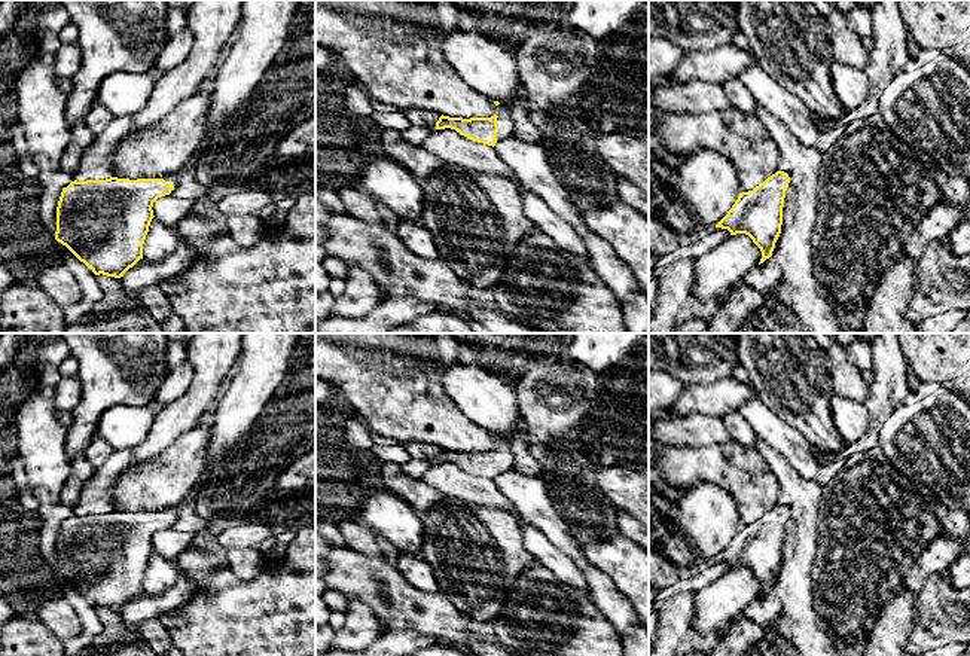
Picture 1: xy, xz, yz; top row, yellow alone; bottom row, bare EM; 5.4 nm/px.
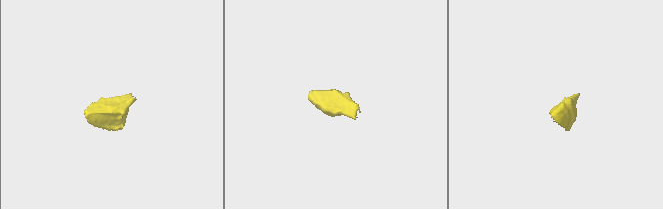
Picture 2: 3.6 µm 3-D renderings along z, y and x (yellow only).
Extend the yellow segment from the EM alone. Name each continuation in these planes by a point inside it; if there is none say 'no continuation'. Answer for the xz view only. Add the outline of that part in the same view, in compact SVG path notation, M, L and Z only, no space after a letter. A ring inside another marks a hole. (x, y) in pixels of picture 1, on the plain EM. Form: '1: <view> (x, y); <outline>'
1: xz (506, 461); M498 437L498 442L497 442L497 457L498 457L498 464L497 464L497 469L495 469L495 473L497 476L498 475L503 475L506 472L509 472L510 469L515 467L515 460L513 460L513 454L510 451L510 446L506 440L506 437Z

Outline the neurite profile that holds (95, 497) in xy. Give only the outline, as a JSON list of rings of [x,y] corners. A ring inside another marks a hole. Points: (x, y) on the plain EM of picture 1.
[[[113,449],[107,461],[94,470],[85,482],[80,501],[73,507],[74,513],[106,513],[113,510],[112,486],[118,476],[128,467],[132,449]]]

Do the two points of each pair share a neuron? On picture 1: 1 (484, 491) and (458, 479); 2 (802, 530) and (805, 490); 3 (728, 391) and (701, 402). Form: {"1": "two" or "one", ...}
{"1": "one", "2": "one", "3": "one"}

